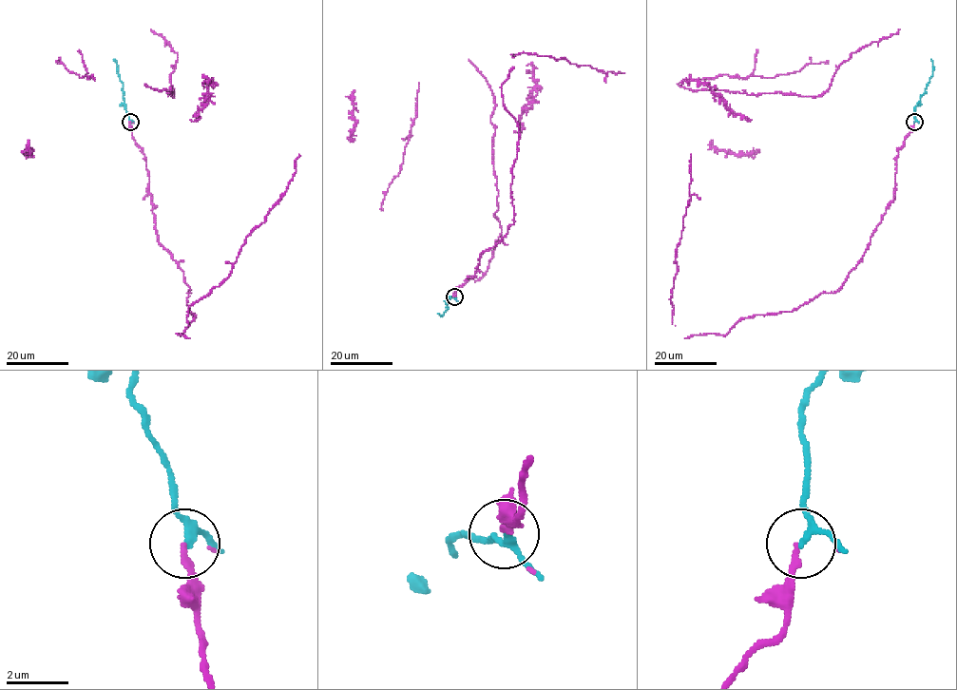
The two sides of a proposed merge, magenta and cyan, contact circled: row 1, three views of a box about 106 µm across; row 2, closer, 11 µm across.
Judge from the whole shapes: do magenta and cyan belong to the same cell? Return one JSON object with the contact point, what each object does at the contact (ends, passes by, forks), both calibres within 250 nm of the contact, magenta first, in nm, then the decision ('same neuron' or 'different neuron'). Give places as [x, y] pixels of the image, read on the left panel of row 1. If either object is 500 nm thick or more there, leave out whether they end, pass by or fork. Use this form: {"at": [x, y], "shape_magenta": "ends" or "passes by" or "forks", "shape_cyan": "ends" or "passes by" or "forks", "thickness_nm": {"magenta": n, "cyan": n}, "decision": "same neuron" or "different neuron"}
{"at": [130, 122], "shape_magenta": "ends", "shape_cyan": "passes by", "thickness_nm": {"magenta": 180, "cyan": 190}, "decision": "same neuron"}

